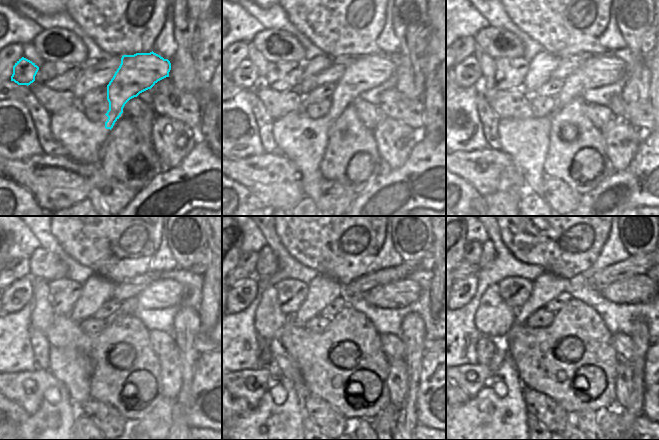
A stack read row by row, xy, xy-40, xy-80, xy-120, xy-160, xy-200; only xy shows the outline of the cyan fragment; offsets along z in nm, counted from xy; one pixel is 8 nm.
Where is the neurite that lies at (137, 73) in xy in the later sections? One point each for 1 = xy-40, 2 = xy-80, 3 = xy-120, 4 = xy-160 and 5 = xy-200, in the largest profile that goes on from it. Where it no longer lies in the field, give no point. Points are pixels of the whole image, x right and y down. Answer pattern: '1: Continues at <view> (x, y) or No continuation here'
1: Continues at xy-40 (366, 72)
2: Continues at xy-80 (604, 69)
3: Continues at xy-120 (163, 293)
4: Continues at xy-160 (398, 293)
5: Continues at xy-200 (639, 288).

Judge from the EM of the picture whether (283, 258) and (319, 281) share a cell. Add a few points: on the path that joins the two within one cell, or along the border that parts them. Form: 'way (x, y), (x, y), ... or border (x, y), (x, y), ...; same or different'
border (319, 273), (307, 285); different

